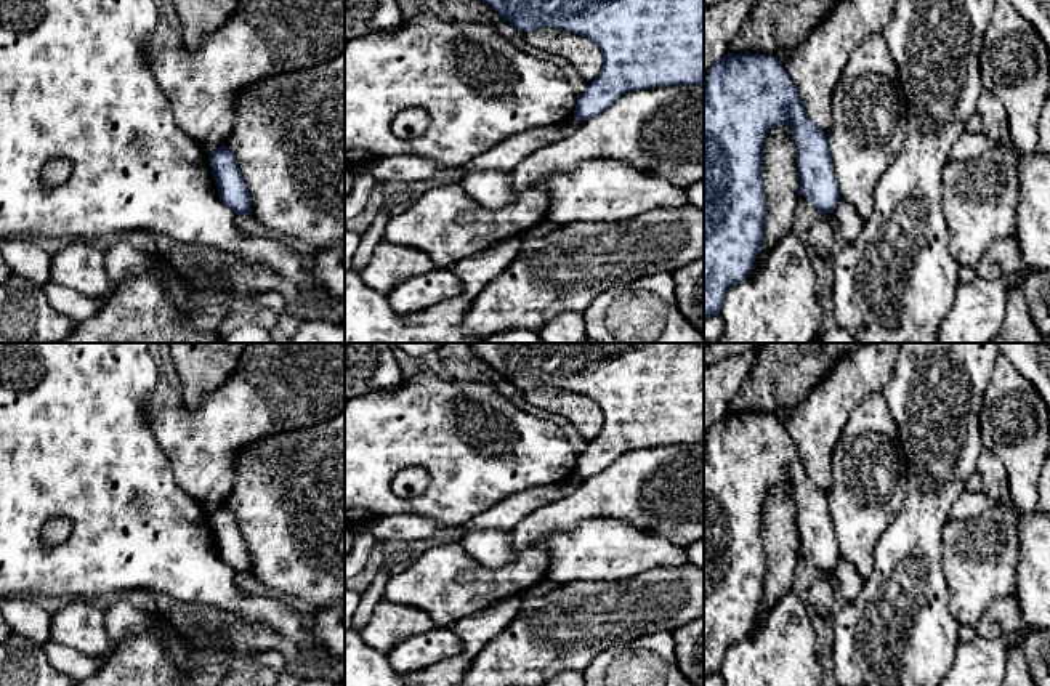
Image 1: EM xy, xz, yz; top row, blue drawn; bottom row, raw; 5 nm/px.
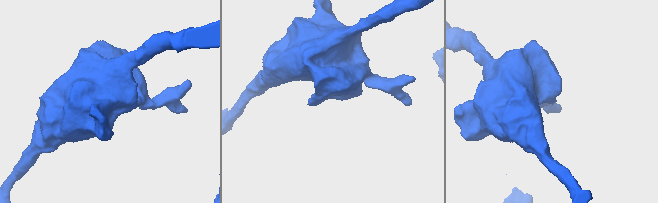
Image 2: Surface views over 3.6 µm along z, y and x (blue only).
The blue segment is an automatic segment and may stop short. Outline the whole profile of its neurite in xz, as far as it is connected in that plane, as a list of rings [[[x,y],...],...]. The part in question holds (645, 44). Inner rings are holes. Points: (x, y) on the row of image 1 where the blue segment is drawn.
[[[483,0],[521,32],[556,27],[590,38],[603,53],[603,69],[577,96],[574,117],[590,120],[622,95],[664,85],[704,85],[704,0]]]

